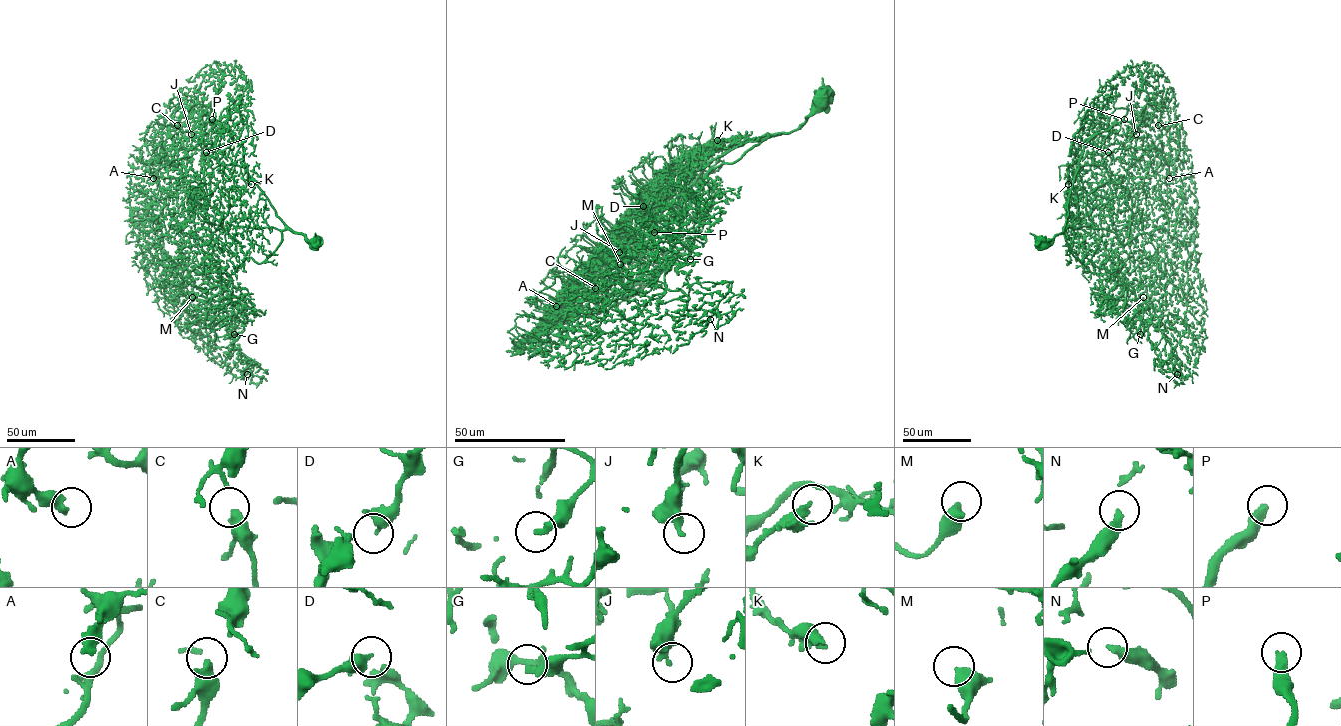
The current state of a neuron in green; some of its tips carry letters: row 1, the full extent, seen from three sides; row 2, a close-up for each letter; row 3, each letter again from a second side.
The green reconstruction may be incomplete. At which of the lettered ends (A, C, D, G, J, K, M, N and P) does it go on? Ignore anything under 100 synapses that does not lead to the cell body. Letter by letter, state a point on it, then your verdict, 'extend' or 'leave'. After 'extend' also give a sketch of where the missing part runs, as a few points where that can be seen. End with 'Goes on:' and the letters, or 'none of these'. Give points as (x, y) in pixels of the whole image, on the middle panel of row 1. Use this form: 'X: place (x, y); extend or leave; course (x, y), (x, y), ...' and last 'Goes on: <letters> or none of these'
A: place (556, 306); leave
C: place (595, 288); leave
D: place (643, 206); leave
G: place (690, 259); leave
J: place (619, 252); leave
K: place (717, 140); leave
M: place (620, 264); leave
N: place (710, 319); leave
P: place (654, 232); extend; course (654, 232), (666, 232), (669, 235), (666, 240), (684, 223)
Goes on: P

